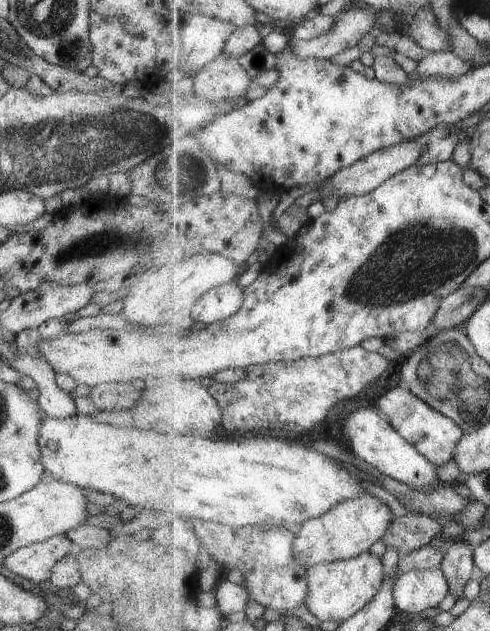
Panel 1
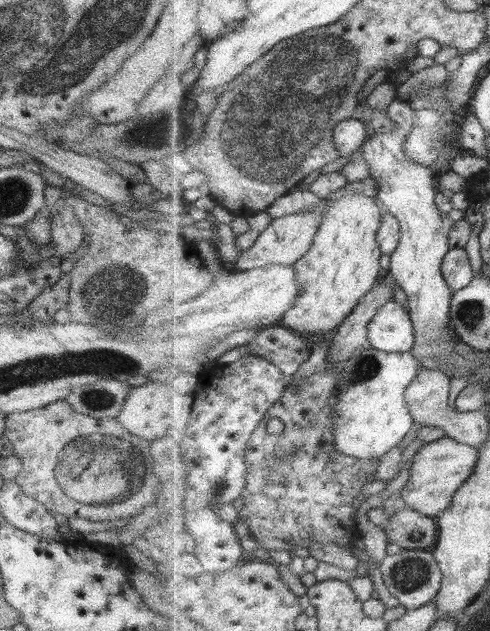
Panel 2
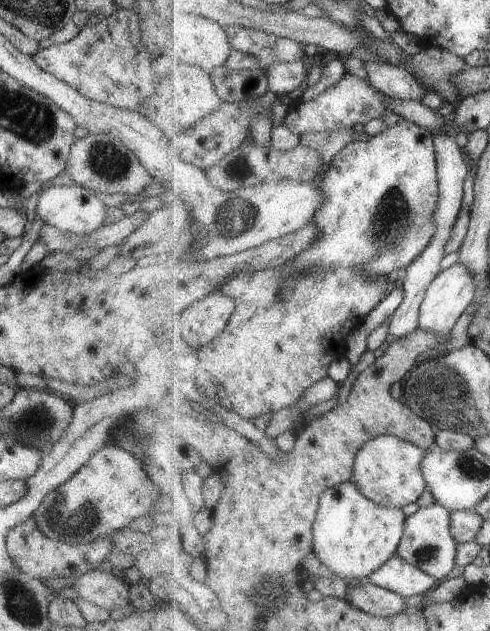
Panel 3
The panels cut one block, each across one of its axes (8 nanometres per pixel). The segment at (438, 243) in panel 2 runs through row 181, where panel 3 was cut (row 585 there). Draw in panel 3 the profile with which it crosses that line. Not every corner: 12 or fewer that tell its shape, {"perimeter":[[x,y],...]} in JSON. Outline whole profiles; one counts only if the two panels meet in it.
{"perimeter":[[398,553],[367,581],[405,598],[439,584]]}

